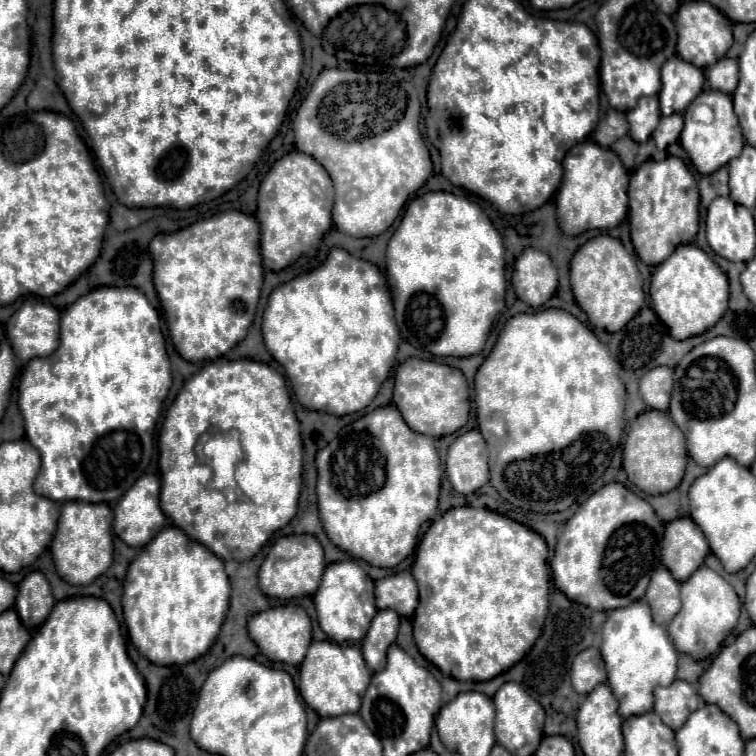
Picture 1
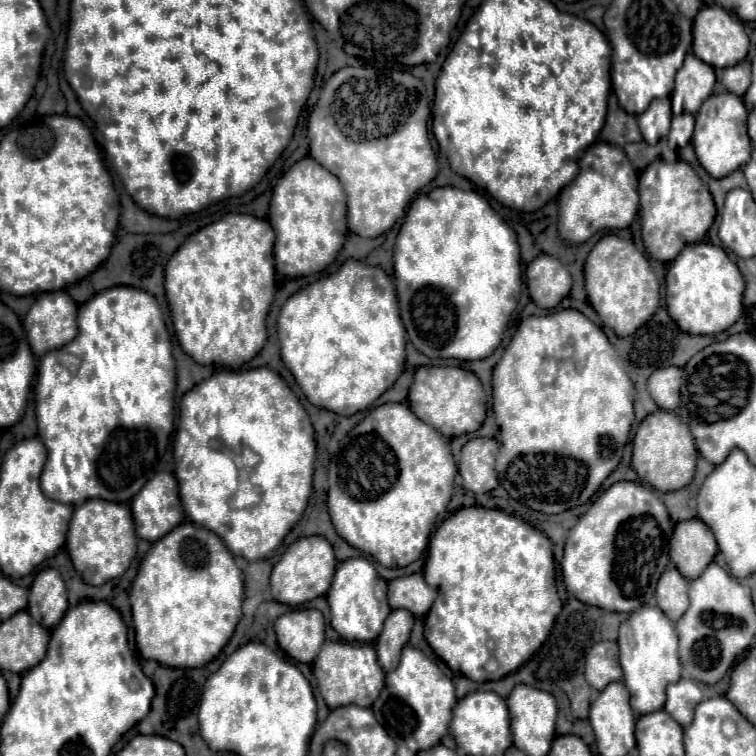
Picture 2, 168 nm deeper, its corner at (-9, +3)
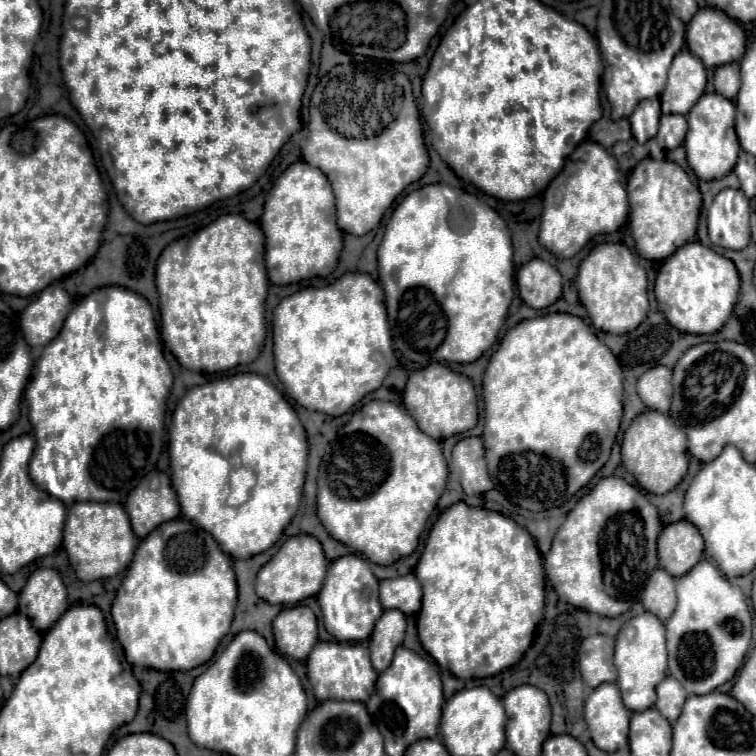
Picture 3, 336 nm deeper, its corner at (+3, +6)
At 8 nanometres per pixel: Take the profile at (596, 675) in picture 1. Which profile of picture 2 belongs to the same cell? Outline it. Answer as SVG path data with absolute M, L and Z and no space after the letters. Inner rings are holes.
M600 641L592 647L586 659L586 681L594 689L604 689L608 683L622 681L616 641Z

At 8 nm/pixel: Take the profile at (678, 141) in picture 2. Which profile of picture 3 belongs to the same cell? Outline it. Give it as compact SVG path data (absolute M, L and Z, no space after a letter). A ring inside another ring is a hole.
M668 114L660 118L660 130L656 134L656 142L662 150L672 150L684 142L686 134L686 118Z

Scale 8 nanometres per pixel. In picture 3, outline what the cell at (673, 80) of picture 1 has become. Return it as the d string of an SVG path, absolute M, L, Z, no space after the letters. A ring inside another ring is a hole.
M682 48L668 70L668 84L662 94L664 114L688 114L692 104L704 94L706 70L688 48Z

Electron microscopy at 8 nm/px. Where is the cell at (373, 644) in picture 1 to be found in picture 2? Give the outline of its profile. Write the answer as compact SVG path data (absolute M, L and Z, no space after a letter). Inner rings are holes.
M394 609L390 617L384 621L384 629L376 641L378 661L384 671L394 671L400 661L400 651L410 639L410 631L414 625L414 615L404 609Z

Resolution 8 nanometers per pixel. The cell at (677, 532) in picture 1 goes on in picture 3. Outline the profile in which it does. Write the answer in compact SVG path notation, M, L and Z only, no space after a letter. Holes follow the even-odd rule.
M688 520L664 526L658 540L658 560L670 576L686 574L702 558L702 550L704 540Z

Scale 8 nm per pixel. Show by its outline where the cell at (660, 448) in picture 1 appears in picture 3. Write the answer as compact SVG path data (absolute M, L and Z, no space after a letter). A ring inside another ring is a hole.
M646 410L638 414L632 420L630 428L624 432L622 464L644 490L652 494L666 494L684 478L688 470L686 436L676 424L672 424L670 414Z

